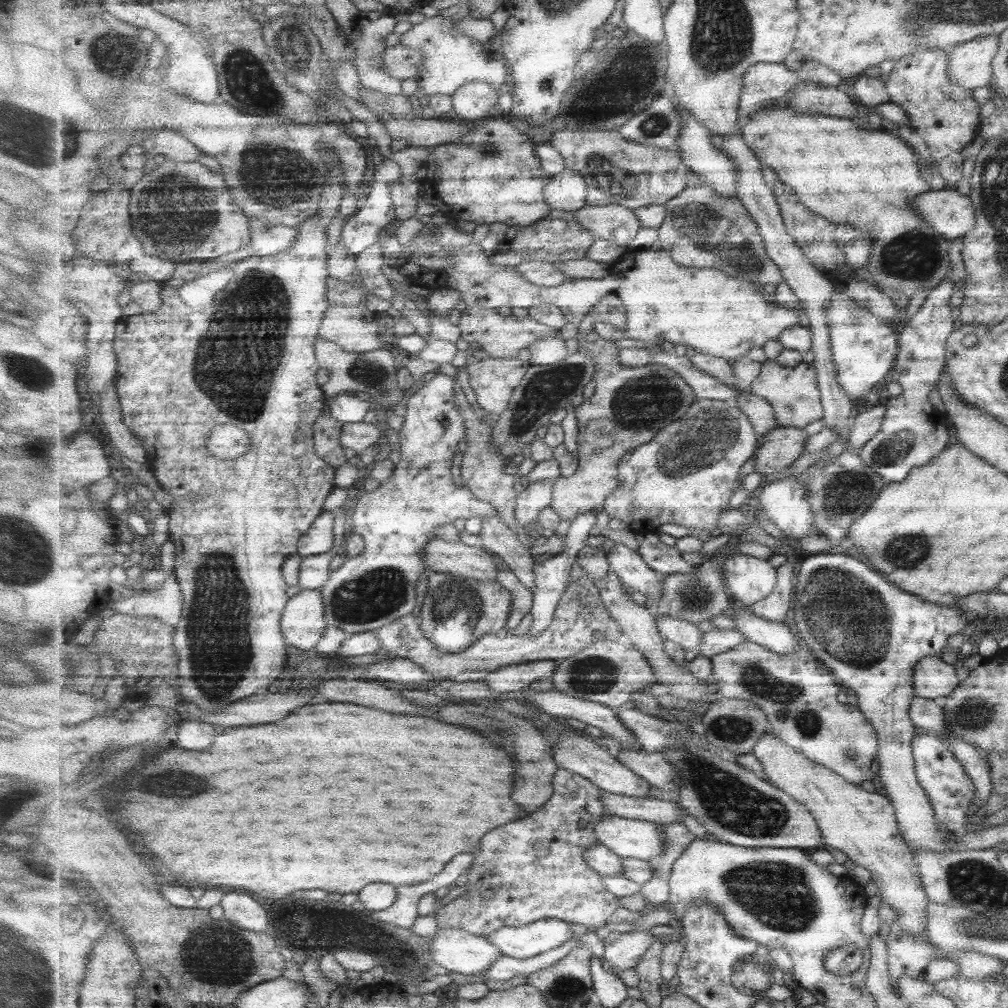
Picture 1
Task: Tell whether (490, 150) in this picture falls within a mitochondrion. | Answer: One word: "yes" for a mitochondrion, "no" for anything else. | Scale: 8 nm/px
yes

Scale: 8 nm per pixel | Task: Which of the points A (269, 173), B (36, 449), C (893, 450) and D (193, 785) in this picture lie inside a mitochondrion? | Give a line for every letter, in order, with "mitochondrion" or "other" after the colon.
A: mitochondrion
B: other
C: mitochondrion
D: mitochondrion

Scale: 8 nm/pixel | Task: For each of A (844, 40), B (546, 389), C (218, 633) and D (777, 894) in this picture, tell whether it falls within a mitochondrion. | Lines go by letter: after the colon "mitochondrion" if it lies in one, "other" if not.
A: other
B: mitochondrion
C: mitochondrion
D: mitochondrion

